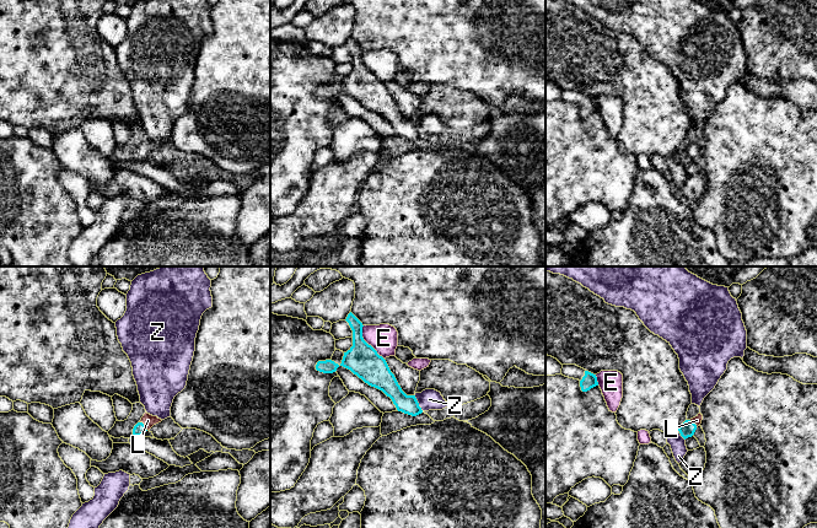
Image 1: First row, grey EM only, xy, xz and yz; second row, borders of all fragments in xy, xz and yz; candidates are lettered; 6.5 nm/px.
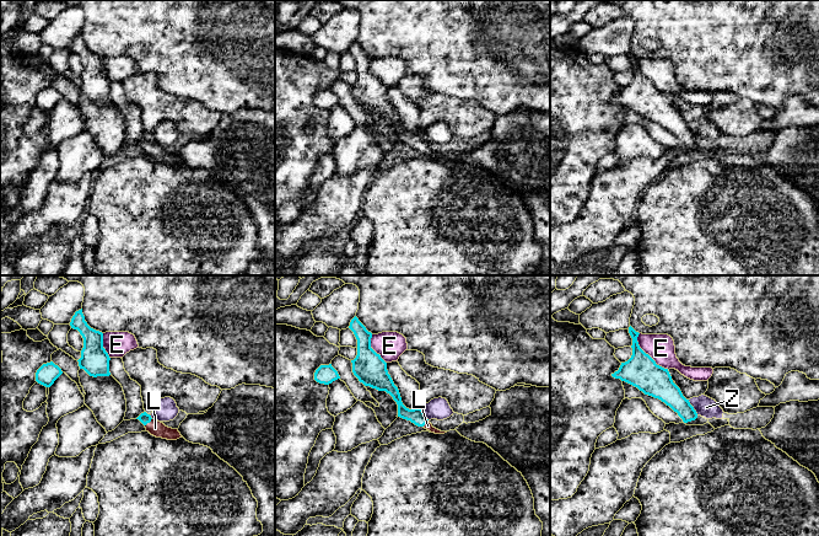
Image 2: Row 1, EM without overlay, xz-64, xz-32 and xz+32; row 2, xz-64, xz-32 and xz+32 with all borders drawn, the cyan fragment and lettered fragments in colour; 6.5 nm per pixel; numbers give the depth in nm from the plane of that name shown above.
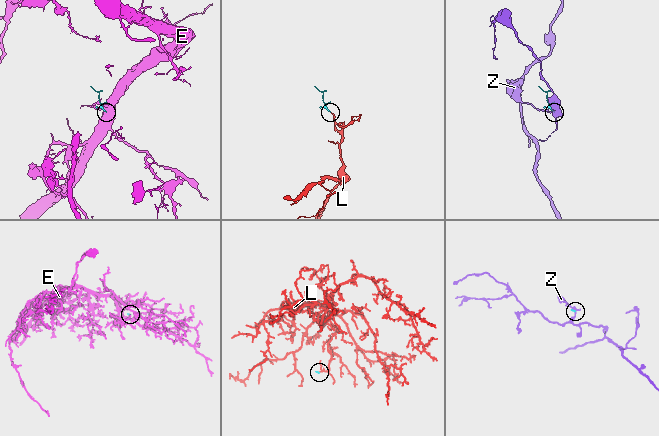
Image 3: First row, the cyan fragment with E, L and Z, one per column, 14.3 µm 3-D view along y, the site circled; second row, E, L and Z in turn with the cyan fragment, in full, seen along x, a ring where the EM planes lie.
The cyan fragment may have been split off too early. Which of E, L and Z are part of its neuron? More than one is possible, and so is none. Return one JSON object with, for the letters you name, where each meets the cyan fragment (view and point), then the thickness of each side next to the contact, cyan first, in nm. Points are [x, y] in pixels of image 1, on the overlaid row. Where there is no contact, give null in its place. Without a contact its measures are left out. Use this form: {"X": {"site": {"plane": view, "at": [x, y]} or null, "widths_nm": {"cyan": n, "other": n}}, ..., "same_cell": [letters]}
{"L": {"site": {"plane": "xy", "at": [144, 426]}, "widths_nm": {"cyan": 80, "other": 80}}, "same_cell": ["L"]}

